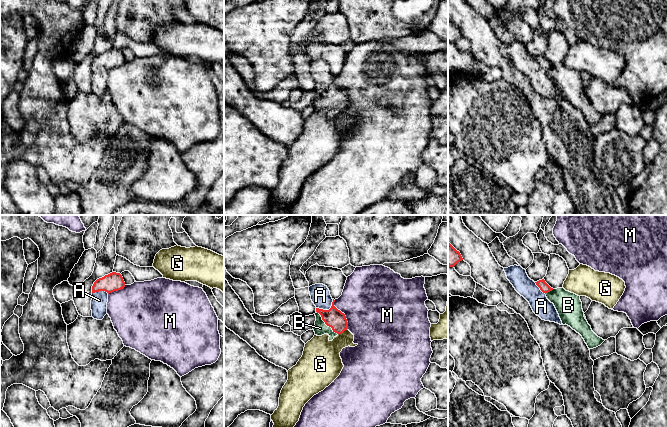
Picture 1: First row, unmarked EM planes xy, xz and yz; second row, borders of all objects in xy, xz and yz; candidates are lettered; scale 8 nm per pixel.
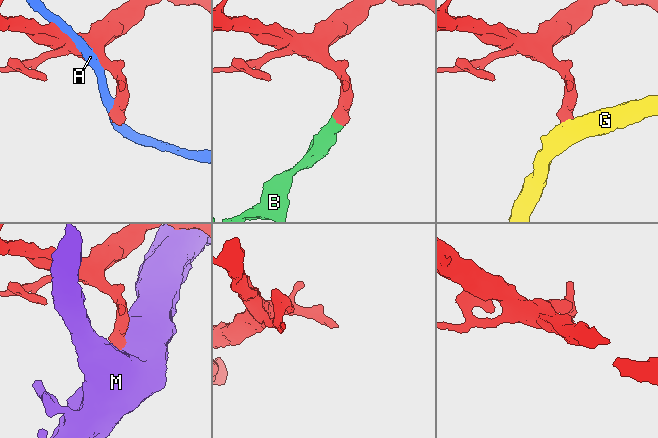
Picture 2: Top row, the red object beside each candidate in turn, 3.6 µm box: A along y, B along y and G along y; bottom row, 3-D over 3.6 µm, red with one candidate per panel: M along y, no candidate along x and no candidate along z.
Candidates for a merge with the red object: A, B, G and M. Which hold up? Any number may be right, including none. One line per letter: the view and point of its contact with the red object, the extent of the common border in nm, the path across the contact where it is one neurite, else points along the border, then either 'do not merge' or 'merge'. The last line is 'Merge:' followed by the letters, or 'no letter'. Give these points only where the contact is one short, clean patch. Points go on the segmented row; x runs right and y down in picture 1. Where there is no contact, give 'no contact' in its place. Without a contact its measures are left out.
A: contact xz (327, 310); length 160 nm; do not merge
B: contact xz (325, 323); length 260 nm; way xz (334, 318), (330, 322), (325, 323), (320, 328); merge
G: contact xz (342, 332); length 90 nm; do not merge
M: contact xz (344, 314); length 260 nm; do not merge
Merge: B

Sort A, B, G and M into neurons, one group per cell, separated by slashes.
A / B / G / M

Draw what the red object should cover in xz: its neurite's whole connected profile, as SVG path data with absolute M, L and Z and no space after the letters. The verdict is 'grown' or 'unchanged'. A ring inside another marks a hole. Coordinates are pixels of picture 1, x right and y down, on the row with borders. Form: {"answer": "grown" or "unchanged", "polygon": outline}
{"answer": "grown", "polygon": "M333 299L332 306L329 310L316 308L316 321L313 327L315 335L322 336L328 334L329 341L332 341L338 334L342 334L348 329L348 322L344 313L334 306Z"}

